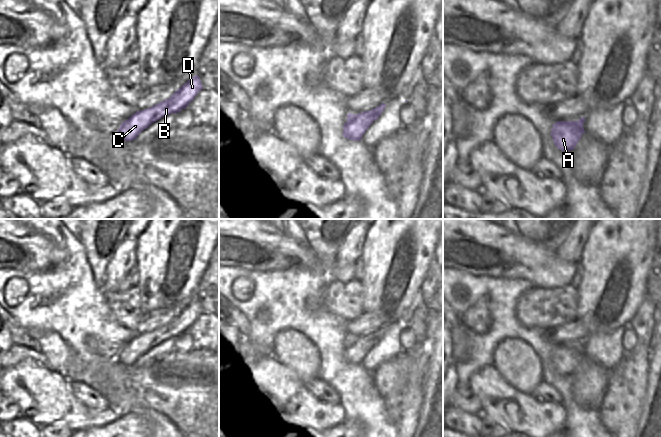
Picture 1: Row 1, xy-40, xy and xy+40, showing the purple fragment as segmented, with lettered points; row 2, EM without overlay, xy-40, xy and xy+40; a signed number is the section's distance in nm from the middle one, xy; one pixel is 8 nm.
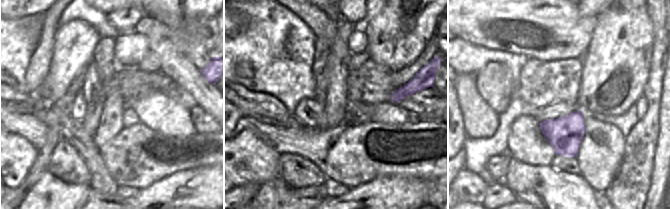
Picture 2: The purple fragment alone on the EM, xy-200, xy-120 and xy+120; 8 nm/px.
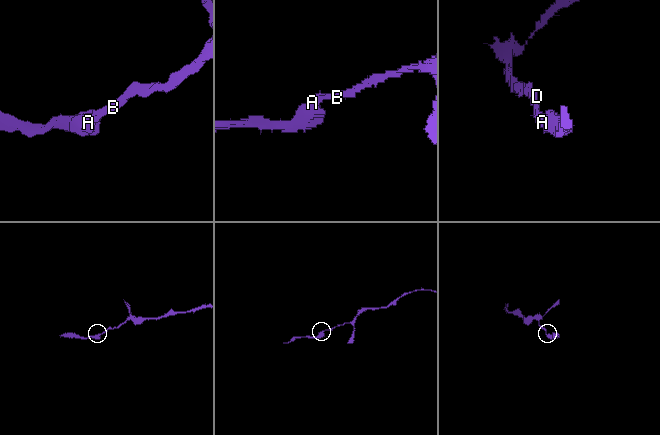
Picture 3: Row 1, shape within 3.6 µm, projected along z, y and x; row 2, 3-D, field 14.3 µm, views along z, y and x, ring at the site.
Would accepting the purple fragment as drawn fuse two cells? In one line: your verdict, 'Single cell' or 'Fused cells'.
Single cell

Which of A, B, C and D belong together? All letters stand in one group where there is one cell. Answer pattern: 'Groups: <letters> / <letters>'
Groups: A B C D

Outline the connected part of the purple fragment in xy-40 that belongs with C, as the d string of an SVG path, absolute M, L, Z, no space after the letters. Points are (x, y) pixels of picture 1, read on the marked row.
M198 75L189 79L177 89L168 99L142 111L137 111L126 121L123 121L117 131L117 137L124 141L132 141L152 123L166 115L179 113L193 101L203 89Z

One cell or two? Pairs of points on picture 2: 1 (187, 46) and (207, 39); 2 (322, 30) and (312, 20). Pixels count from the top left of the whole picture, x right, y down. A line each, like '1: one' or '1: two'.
1: two
2: one

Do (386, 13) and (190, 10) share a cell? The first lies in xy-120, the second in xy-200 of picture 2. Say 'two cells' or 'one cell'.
one cell

